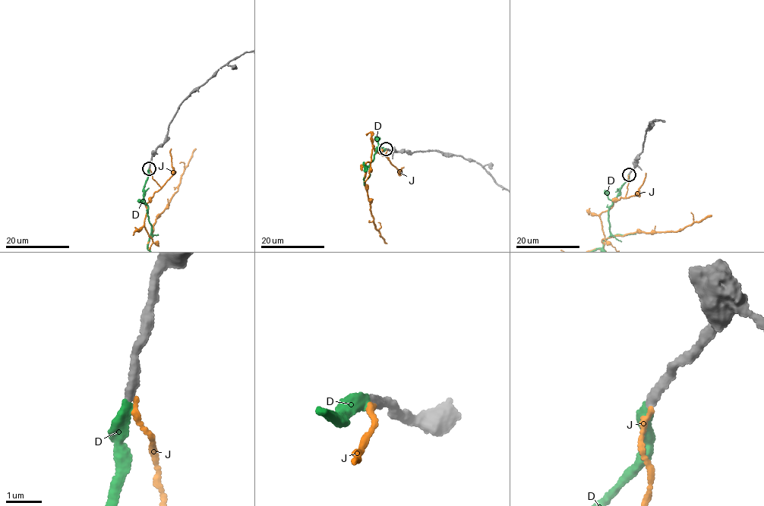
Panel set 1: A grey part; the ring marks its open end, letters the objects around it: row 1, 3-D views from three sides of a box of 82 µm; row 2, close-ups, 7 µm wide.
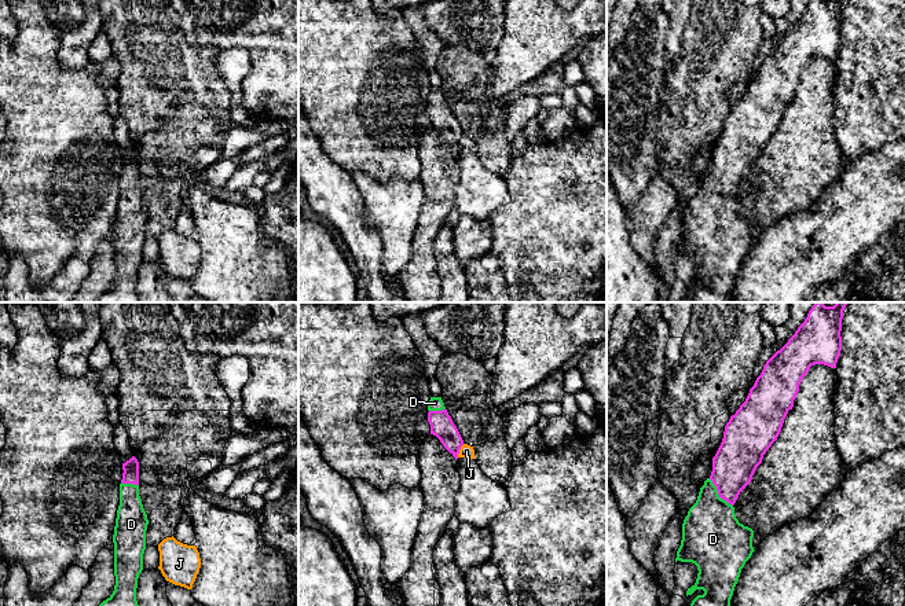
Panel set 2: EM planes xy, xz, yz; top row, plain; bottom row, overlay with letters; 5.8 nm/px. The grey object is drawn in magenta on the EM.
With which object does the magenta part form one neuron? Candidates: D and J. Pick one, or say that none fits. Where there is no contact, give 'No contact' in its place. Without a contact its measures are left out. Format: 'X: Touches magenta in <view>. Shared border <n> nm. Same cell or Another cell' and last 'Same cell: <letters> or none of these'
D: Touches magenta in yz. Shared border 220 nm. Same cell
J: Touches magenta in xz. Shared border 90 nm. Another cell
Same cell: D

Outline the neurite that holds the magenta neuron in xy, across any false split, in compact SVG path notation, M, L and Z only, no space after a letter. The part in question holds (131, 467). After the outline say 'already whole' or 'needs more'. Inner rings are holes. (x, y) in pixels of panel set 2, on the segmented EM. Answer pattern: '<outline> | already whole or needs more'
M132 456L122 463L122 470L113 535L116 585L113 594L99 606L139 606L136 588L143 570L149 519L139 496L138 459Z | needs more

